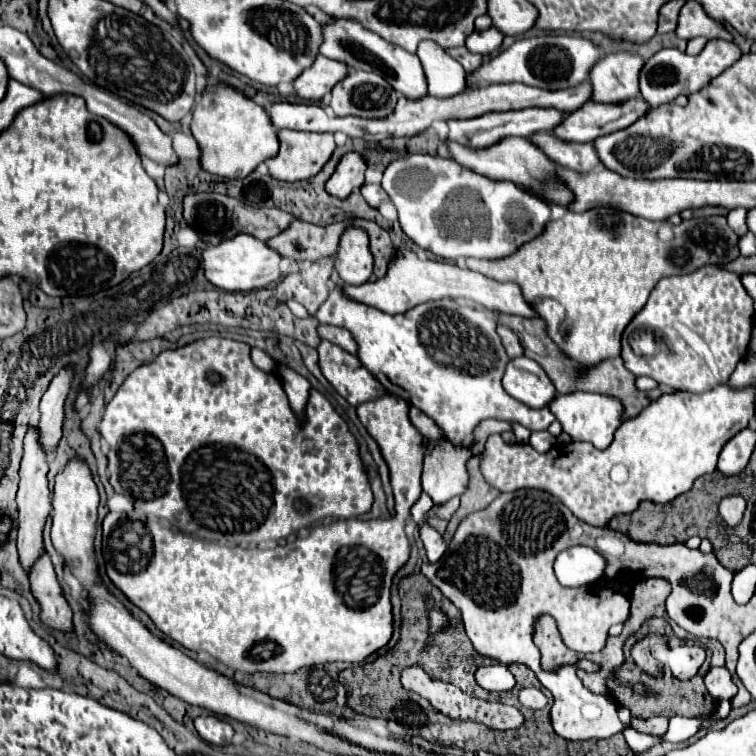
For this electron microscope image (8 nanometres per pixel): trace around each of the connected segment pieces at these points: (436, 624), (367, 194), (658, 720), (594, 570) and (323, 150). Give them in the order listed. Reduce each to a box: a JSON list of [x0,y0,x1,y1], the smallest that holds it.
[[429,609,447,635],[361,183,383,207],[629,717,669,737],[555,547,605,587],[265,129,335,181]]

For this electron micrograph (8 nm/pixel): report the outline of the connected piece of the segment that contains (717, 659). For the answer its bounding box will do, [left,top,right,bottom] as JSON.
[705,639,725,667]

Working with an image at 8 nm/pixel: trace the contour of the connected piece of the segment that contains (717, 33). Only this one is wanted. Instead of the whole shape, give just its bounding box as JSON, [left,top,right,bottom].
[675,1,733,41]

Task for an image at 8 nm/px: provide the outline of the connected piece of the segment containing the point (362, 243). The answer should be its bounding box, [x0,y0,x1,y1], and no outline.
[335,227,373,285]

